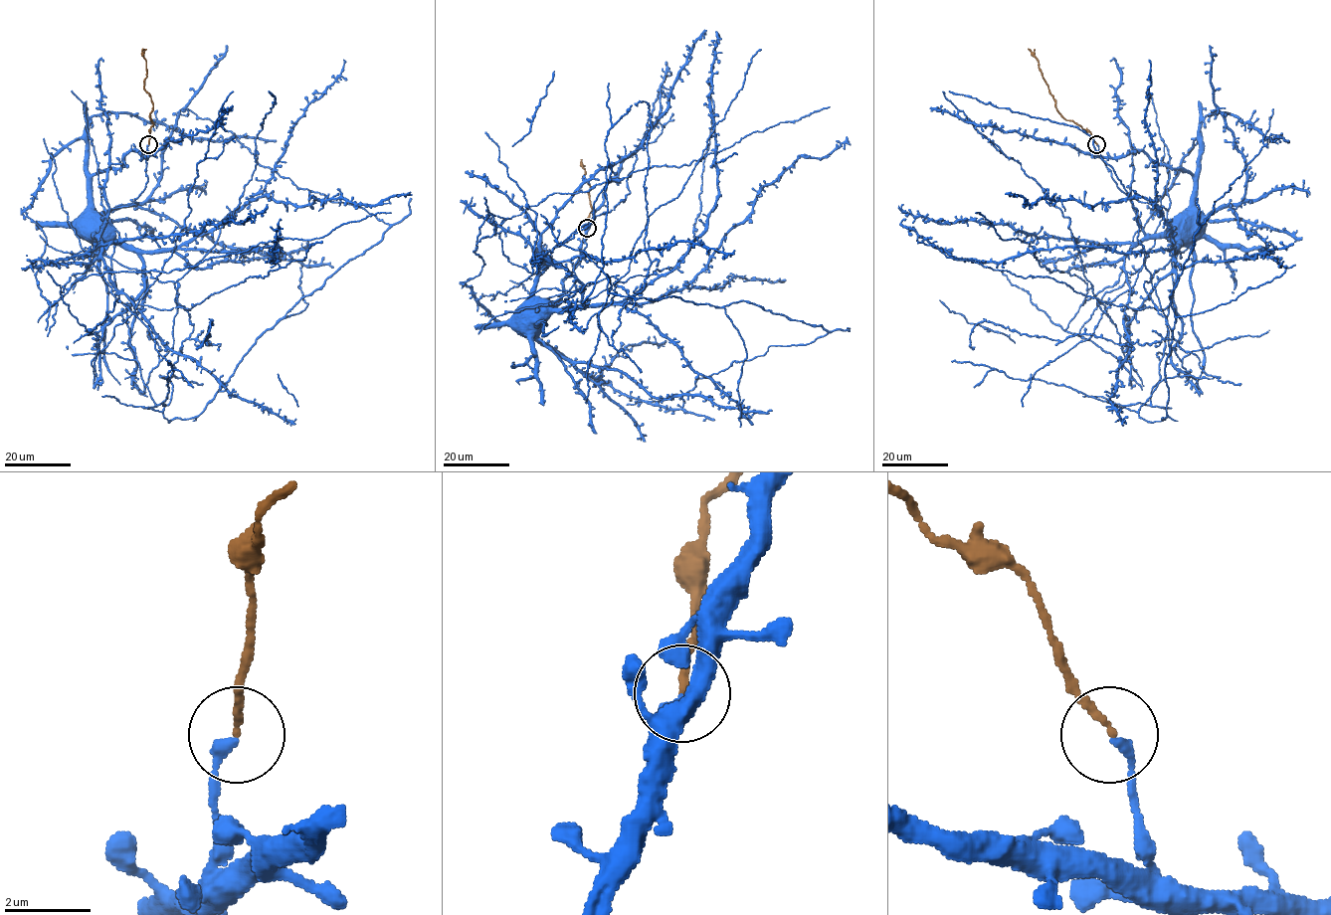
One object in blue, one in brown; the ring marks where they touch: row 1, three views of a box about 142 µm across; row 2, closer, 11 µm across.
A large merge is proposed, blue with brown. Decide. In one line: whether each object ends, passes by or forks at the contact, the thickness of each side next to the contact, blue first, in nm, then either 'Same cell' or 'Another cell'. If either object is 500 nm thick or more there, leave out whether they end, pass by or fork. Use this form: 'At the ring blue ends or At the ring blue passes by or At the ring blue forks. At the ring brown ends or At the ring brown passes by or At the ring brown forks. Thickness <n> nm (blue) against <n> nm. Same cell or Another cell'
At the ring blue ends. At the ring brown ends. Thickness 240 nm (blue) against 160 nm. Same cell

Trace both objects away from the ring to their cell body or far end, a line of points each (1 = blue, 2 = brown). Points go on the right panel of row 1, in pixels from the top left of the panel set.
1: (1096, 145), (1100, 157), (1117, 186), (1134, 199), (1161, 206), (1167, 210), (1171, 227), (1172, 223), (1176, 228)
2: (1096, 144), (1090, 131), (1065, 120), (1056, 109), (1039, 61), (1028, 49)

